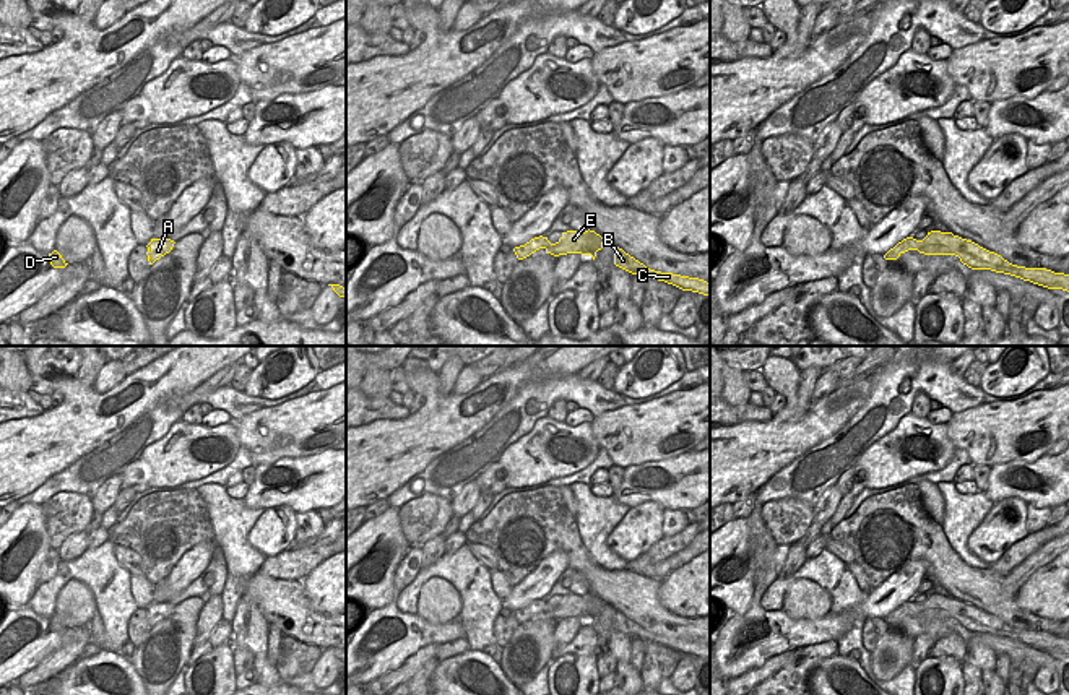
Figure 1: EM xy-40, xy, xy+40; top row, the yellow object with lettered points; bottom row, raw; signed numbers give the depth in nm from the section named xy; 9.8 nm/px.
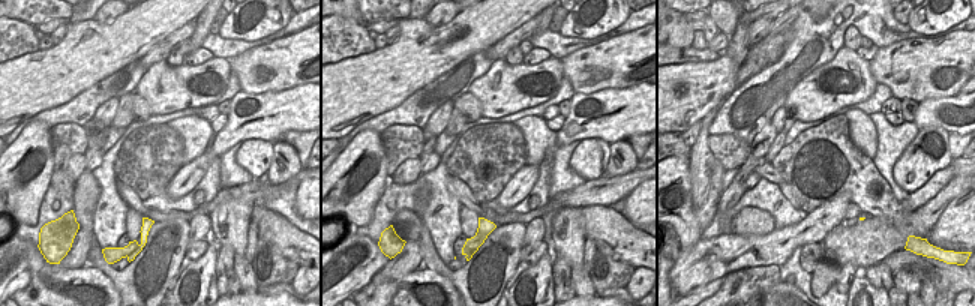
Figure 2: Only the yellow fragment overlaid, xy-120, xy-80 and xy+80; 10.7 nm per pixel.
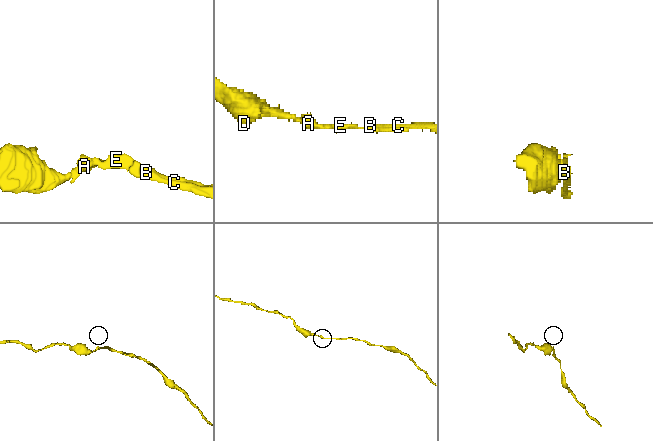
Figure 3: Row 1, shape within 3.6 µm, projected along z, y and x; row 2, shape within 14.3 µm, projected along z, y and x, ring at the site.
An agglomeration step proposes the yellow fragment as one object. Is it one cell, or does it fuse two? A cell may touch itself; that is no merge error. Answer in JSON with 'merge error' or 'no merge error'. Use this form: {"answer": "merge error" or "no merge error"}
{"answer": "no merge error"}

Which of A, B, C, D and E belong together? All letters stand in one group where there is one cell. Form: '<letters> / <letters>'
A B C D E

